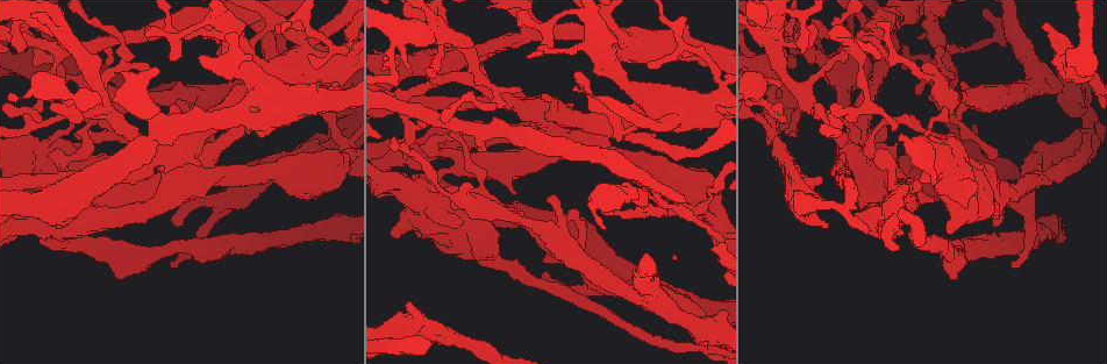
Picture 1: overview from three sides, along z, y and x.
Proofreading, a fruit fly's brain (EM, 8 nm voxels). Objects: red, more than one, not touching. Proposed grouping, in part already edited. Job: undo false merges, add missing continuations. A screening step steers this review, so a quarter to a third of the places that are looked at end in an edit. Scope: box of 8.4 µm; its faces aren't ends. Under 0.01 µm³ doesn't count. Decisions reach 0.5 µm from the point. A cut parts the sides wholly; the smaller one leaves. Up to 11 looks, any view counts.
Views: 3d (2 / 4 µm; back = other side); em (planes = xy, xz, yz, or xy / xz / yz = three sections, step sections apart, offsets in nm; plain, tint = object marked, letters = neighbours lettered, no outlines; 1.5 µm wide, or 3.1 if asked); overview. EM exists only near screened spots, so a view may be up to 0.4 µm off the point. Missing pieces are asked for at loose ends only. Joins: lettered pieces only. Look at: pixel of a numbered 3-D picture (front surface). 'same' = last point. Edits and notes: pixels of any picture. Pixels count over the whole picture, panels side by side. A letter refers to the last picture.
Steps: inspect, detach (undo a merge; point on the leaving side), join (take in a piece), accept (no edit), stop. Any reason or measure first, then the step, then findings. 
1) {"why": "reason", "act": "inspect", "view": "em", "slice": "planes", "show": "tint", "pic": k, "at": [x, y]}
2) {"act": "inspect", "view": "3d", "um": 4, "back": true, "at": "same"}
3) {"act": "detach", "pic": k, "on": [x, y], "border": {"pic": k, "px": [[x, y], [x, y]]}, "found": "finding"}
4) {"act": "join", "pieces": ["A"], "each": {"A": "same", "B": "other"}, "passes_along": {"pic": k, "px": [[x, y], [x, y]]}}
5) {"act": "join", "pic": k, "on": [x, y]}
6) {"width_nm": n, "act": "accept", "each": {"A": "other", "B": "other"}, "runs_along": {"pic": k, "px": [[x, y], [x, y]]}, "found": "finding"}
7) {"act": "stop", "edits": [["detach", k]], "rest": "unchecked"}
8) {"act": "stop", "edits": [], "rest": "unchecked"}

{"act": "inspect", "view": "em", "slice": "xz", "step": 8, "show": "tint", "pic": 1, "at": [573, 216]}

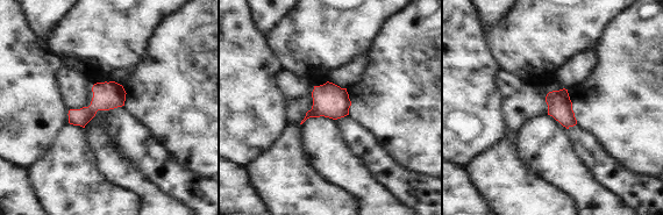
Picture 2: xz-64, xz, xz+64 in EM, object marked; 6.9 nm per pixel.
{"why": "another direction", "act": "inspect", "view": "em", "slice": "planes", "show": "letters", "at": "same"}

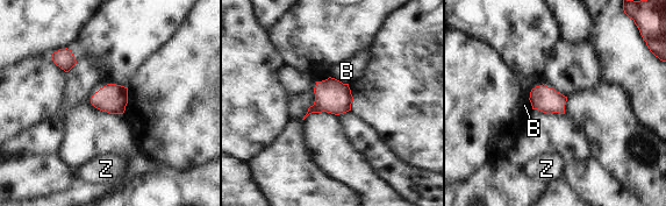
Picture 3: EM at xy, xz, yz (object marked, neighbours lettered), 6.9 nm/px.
{"act": "accept", "each": {"B": "other", "Z": "other"}, "border": {"pic": 3, "px": [[330, 76], [348, 84]]}, "found": "all the same cell"}

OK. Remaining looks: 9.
{"why": "free end", "act": "inspect", "view": "3d", "um": 4, "pic": 1, "at": [1001, 209]}

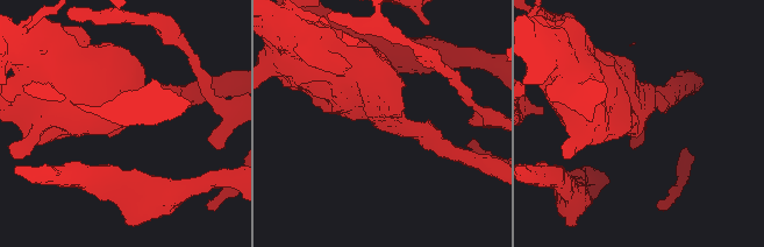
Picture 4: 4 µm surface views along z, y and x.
{"why": "now the EM", "act": "inspect", "view": "em", "slice": "planes", "show": "letters", "pic": 4, "at": [388, 123]}

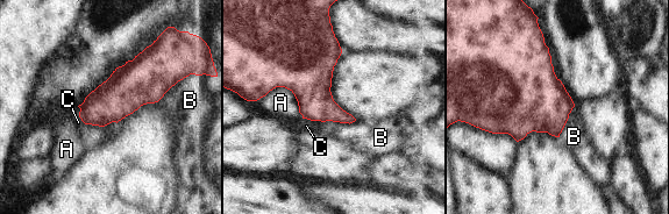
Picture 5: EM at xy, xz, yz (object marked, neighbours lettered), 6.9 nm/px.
{"longest_contact_nm": ["B", 320], "act": "accept", "each": {"A": "other", "B": "other", "C": "other"}, "border": {"pic": 5, "px": [[310, 119], [349, 123], [355, 121]]}, "found": "no lettered piece goes on from it"}

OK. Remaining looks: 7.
{"why": "branch stops here", "act": "inspect", "view": "3d", "um": 2, "pic": 1, "at": [82, 118]}

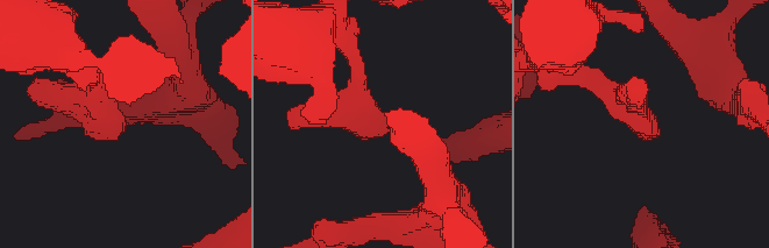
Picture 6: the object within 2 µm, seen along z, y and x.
{"why": "now the EM", "act": "inspect", "view": "em", "slice": "xy", "step": 8, "show": "tint", "pic": 6, "at": [651, 129]}

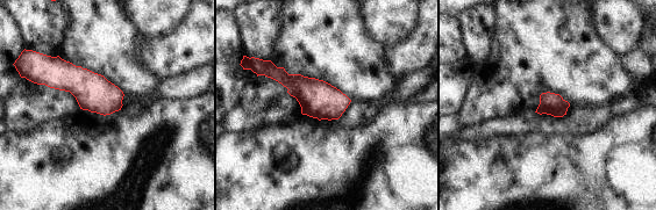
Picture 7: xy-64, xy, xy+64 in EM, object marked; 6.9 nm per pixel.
{"why": "see the neighbours", "act": "inspect", "view": "em", "slice": "xy", "step": 8, "show": "letters", "at": "same"}

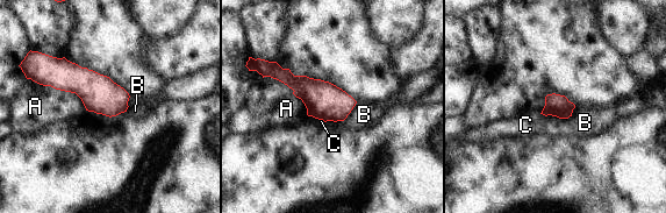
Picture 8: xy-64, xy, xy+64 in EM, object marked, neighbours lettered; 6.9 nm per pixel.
{"width_nm": 160, "act": "accept", "each": {"A": "other", "B": "other", "C": "other"}, "border": {"pic": 8, "px": [[572, 115], [567, 118], [546, 116]]}, "found": "none of them fits"}

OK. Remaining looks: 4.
{"why": "free end", "act": "inspect", "view": "em", "slice": "xy", "step": 4, "show": "tint", "pic": 1, "at": [397, 60]}

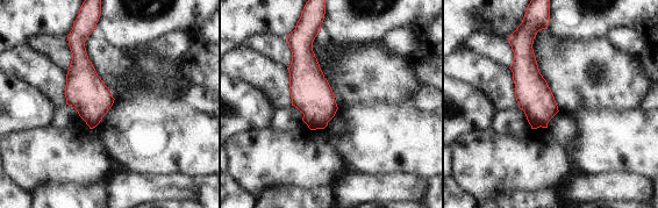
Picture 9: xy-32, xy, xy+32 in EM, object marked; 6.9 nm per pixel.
{"act": "inspect", "view": "em", "slice": "planes", "show": "tint", "at": "same"}

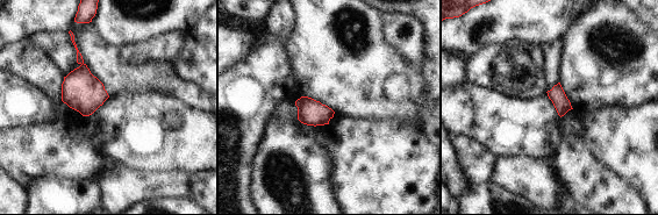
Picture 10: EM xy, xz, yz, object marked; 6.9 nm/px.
{"act": "inspect", "view": "em", "slice": "planes", "show": "letters", "at": "same"}

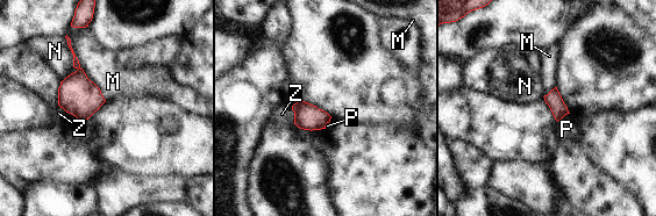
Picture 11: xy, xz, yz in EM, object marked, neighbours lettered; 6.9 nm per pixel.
{"longest_contact_nm": ["M", 550], "act": "accept", "each": {"M": "other", "N": "other", "P": "other", "Z": "other"}, "border": {"pic": 11, "px": [[66, 35], [79, 66], [106, 100]]}, "found": "none of them fits"}

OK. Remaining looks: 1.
{"act": "stop", "edits": [], "rest": "unchecked"}

